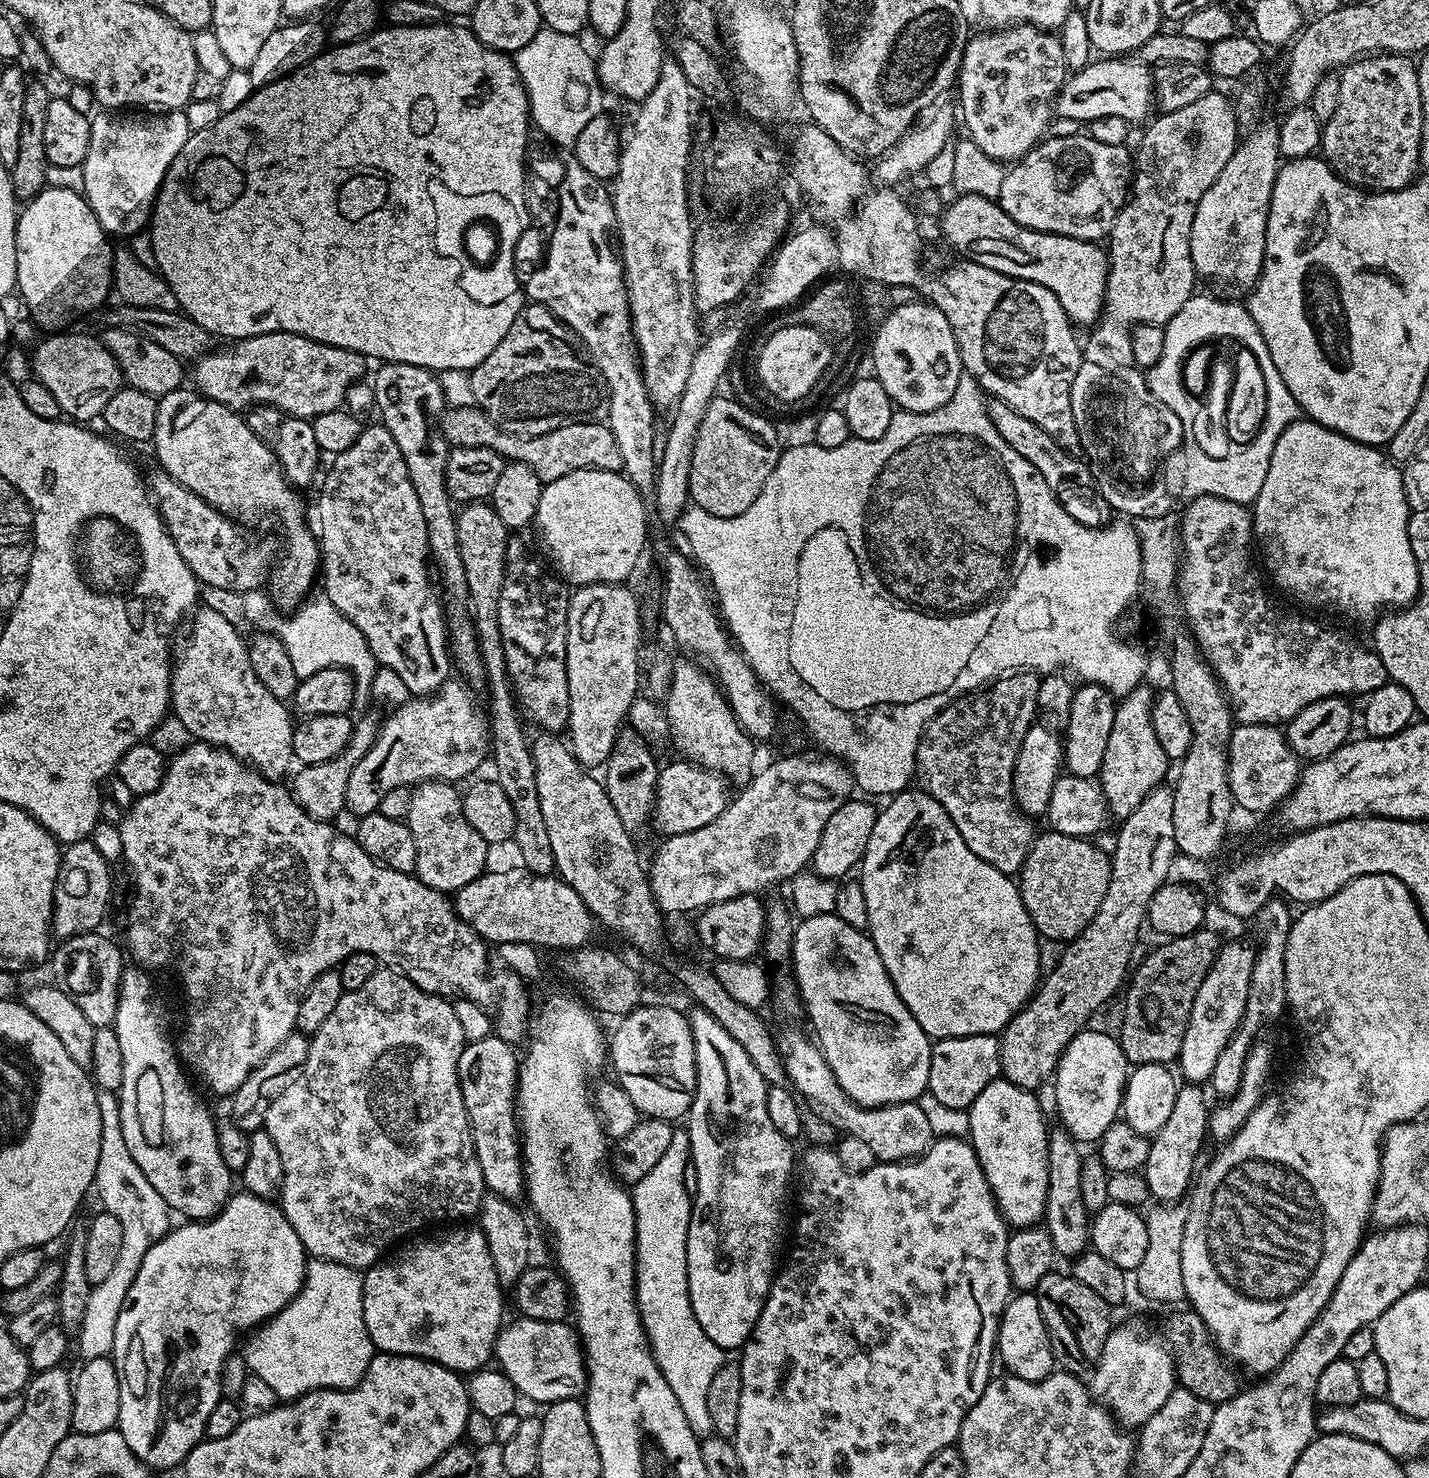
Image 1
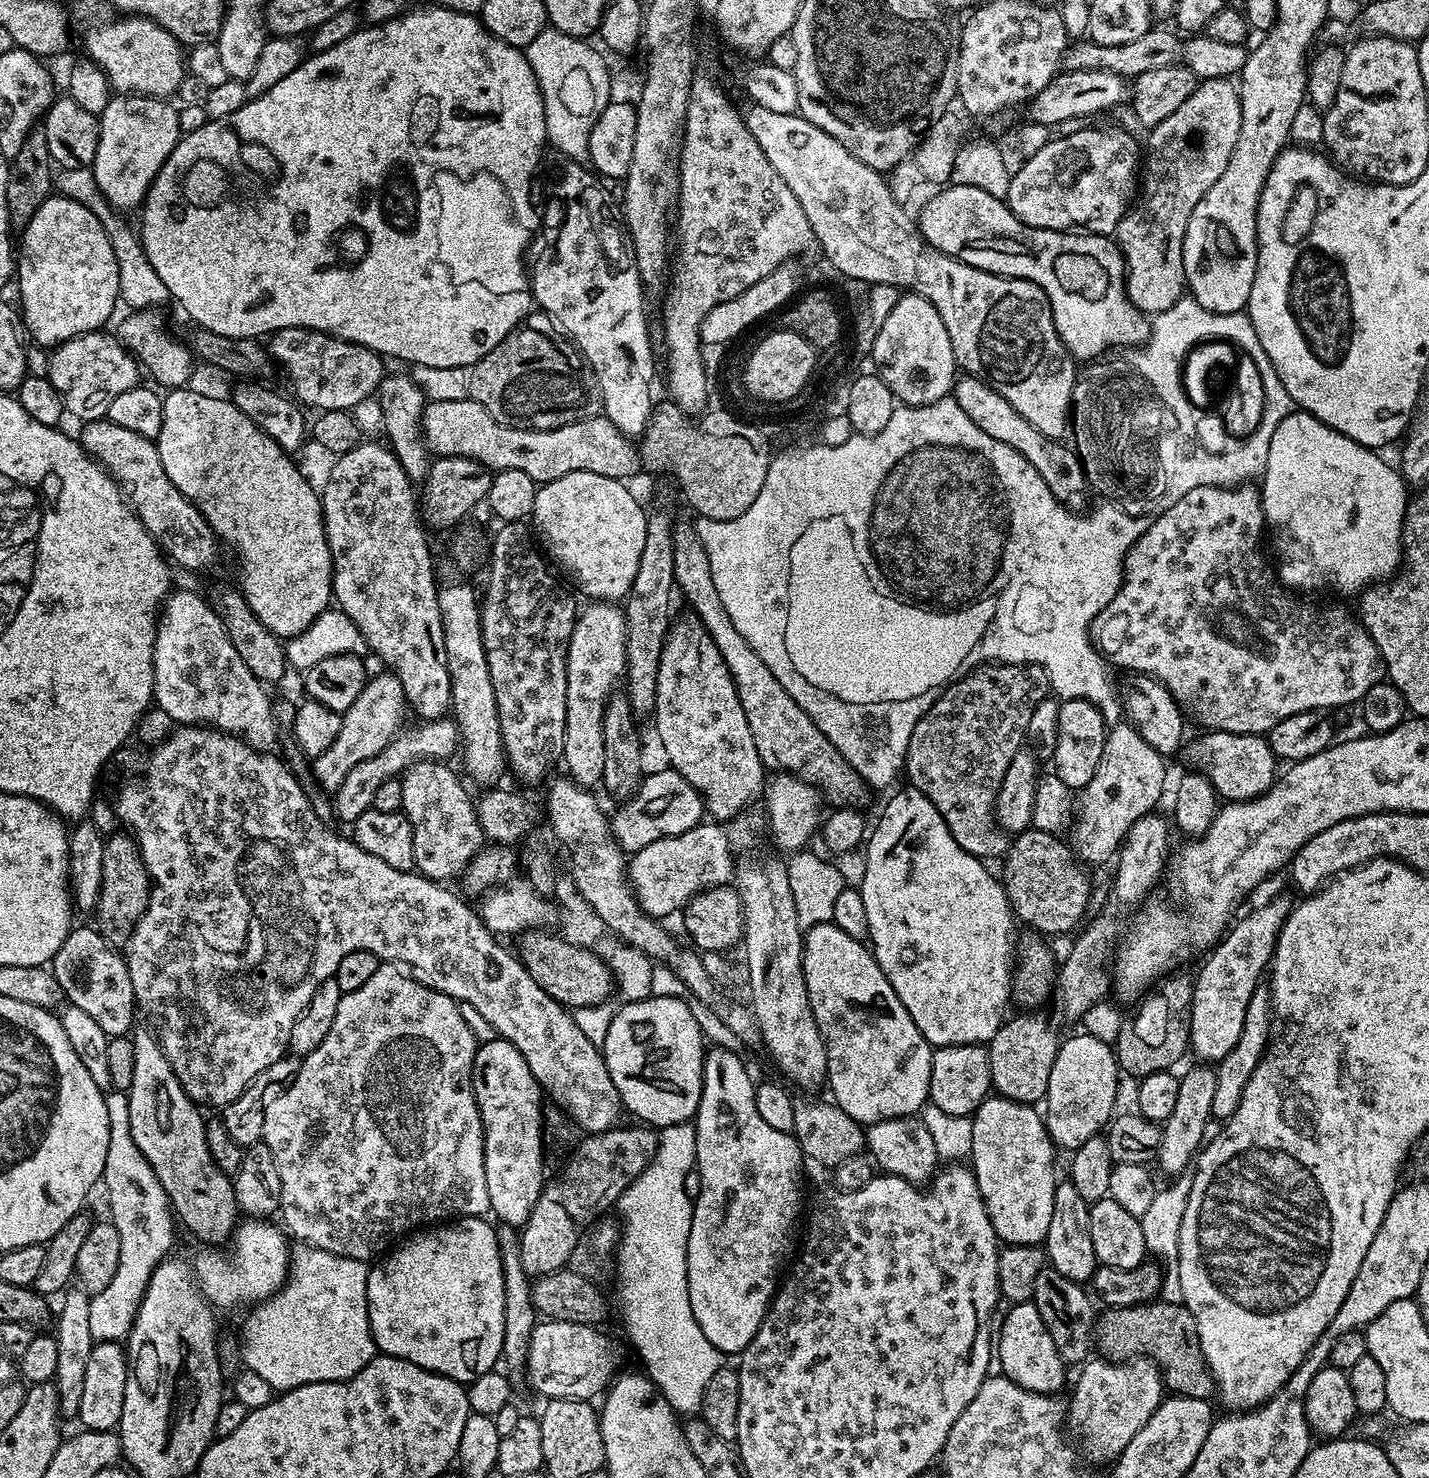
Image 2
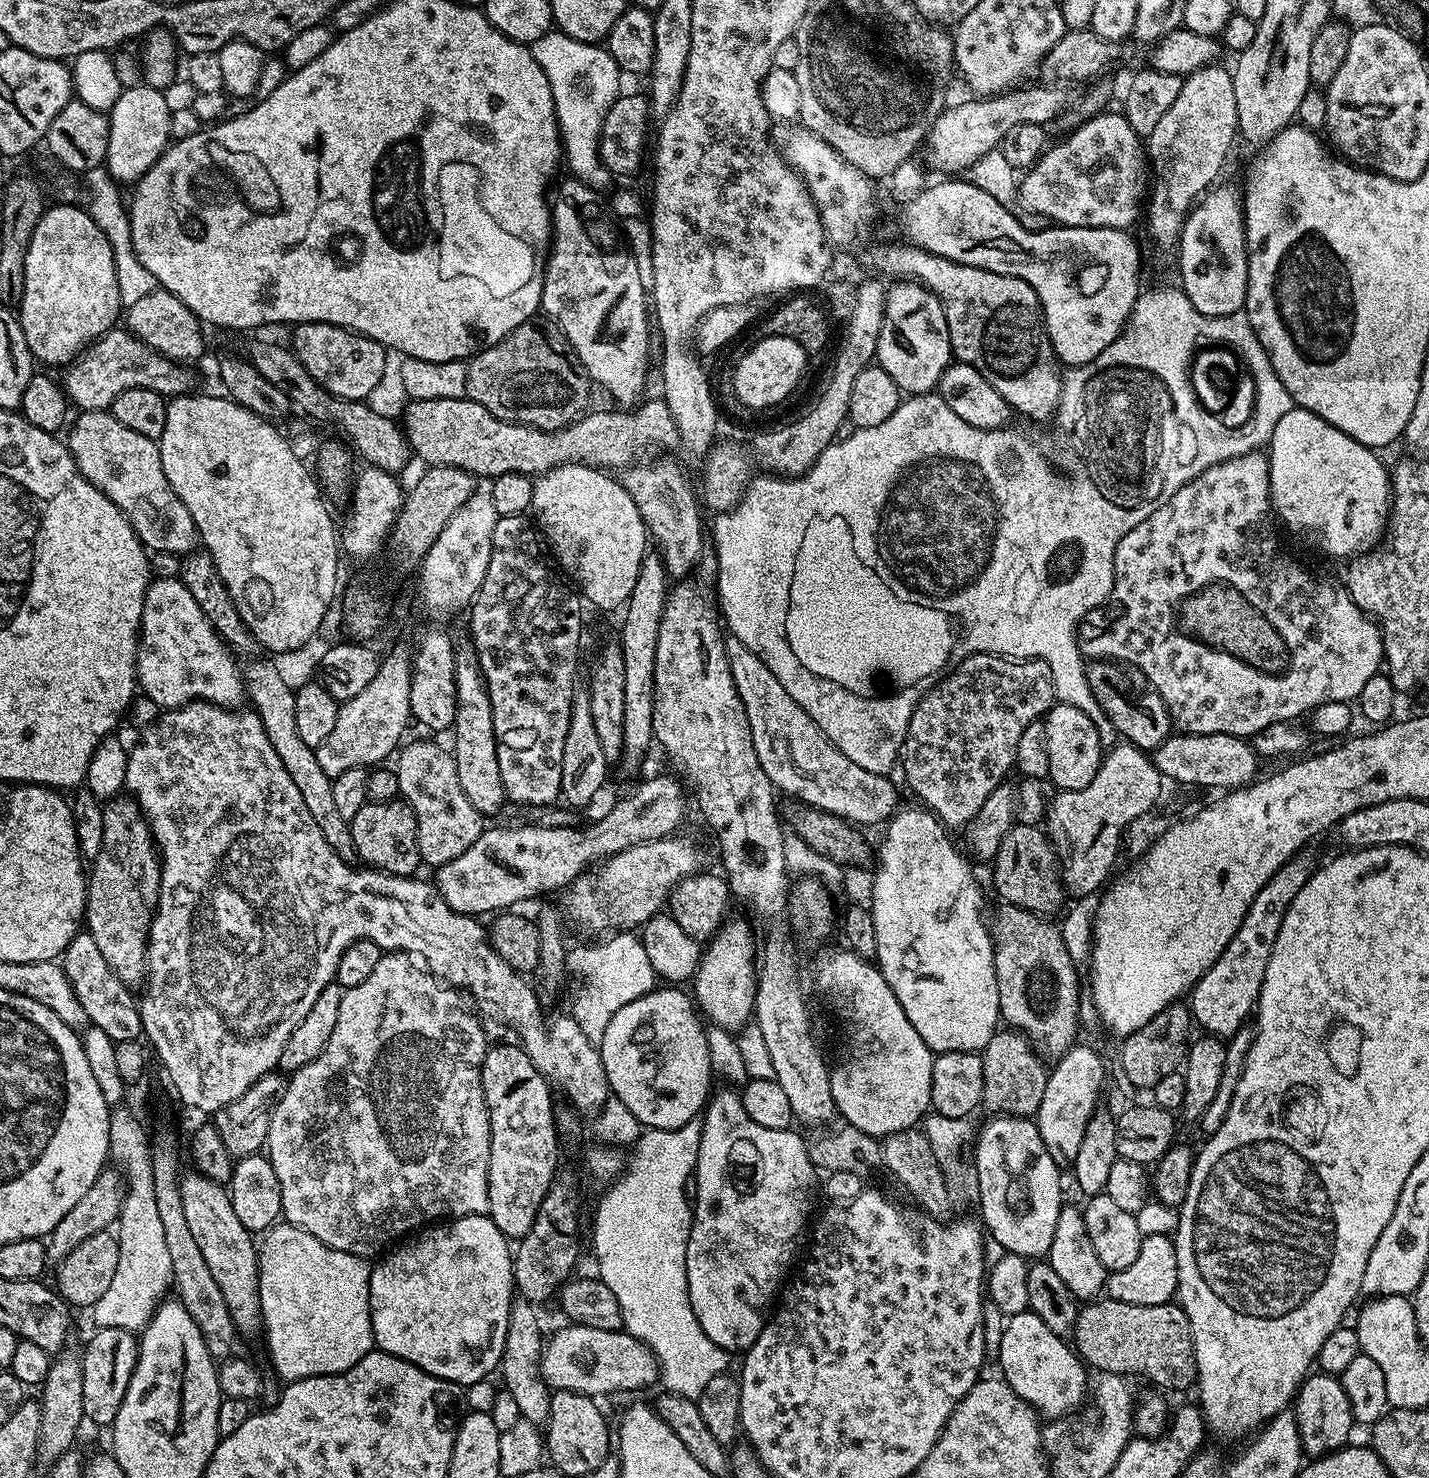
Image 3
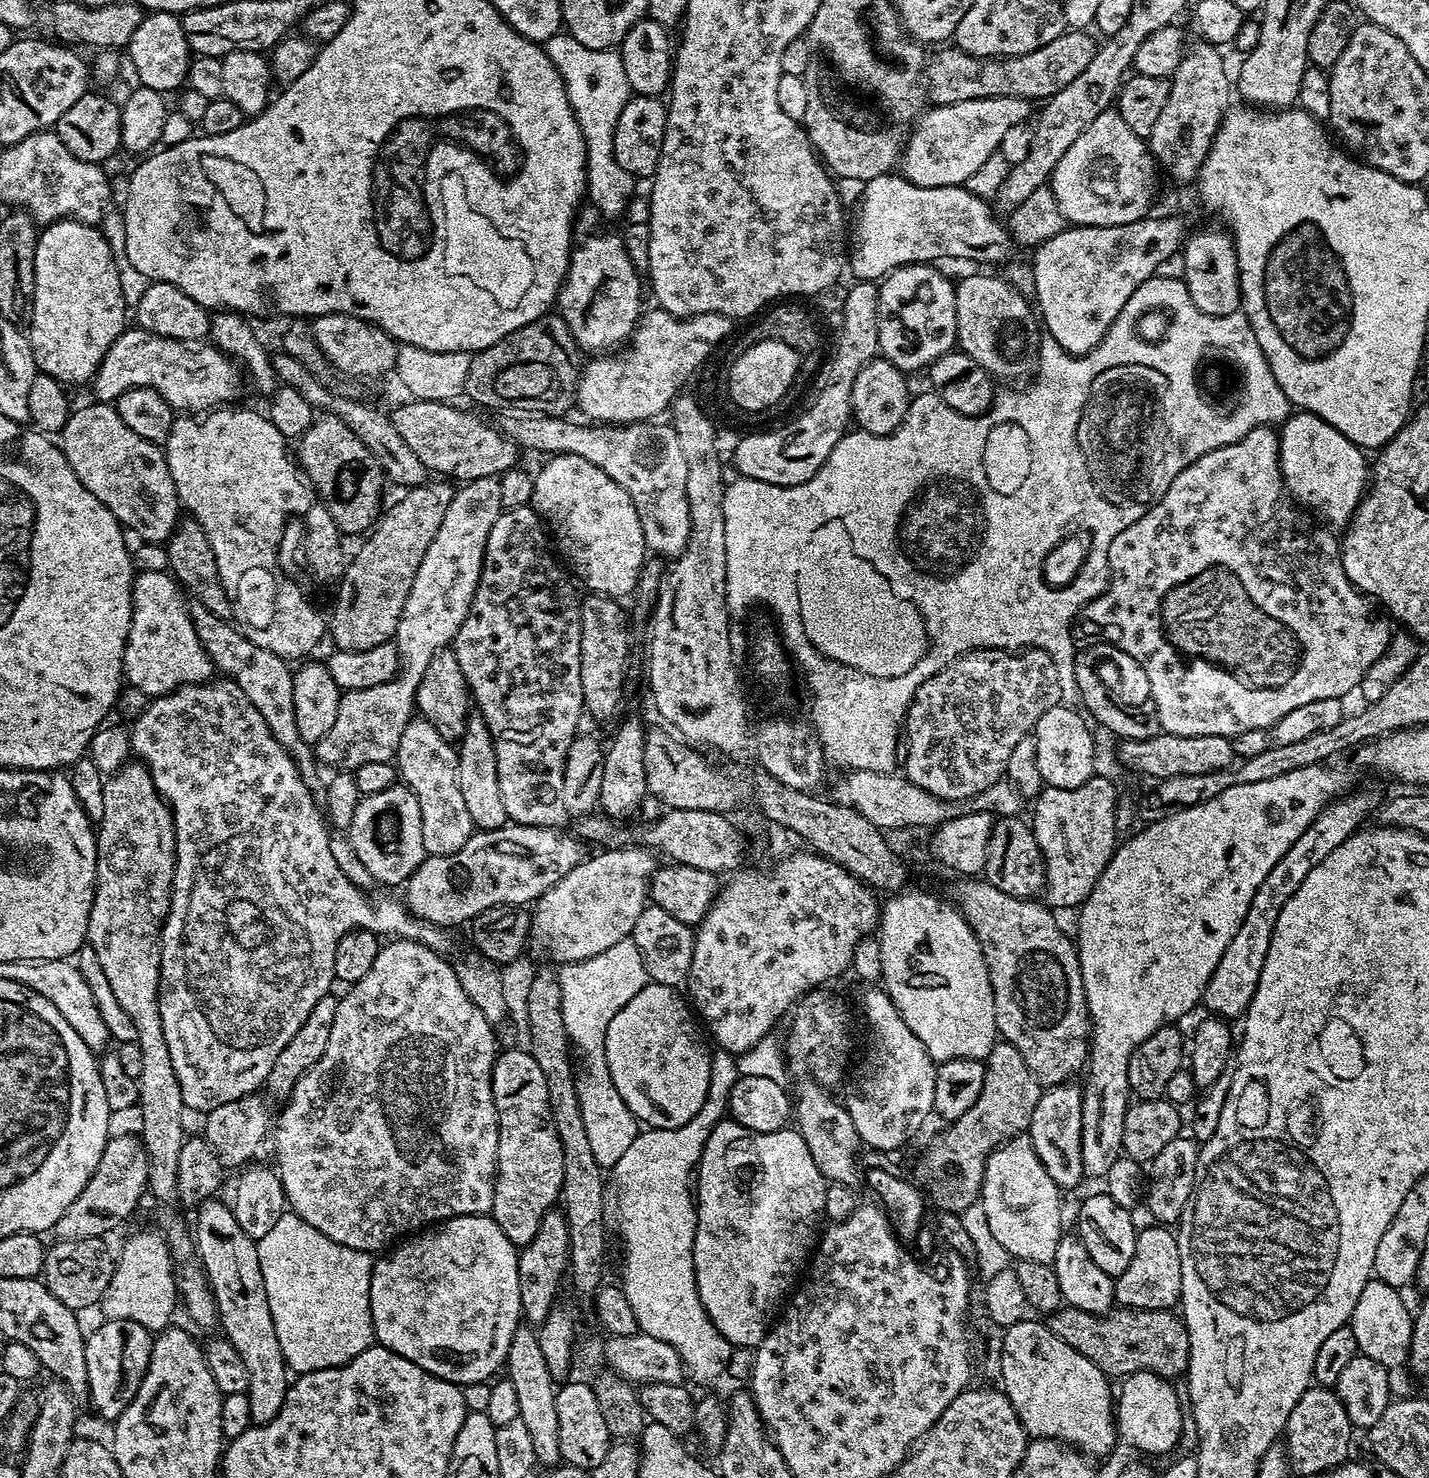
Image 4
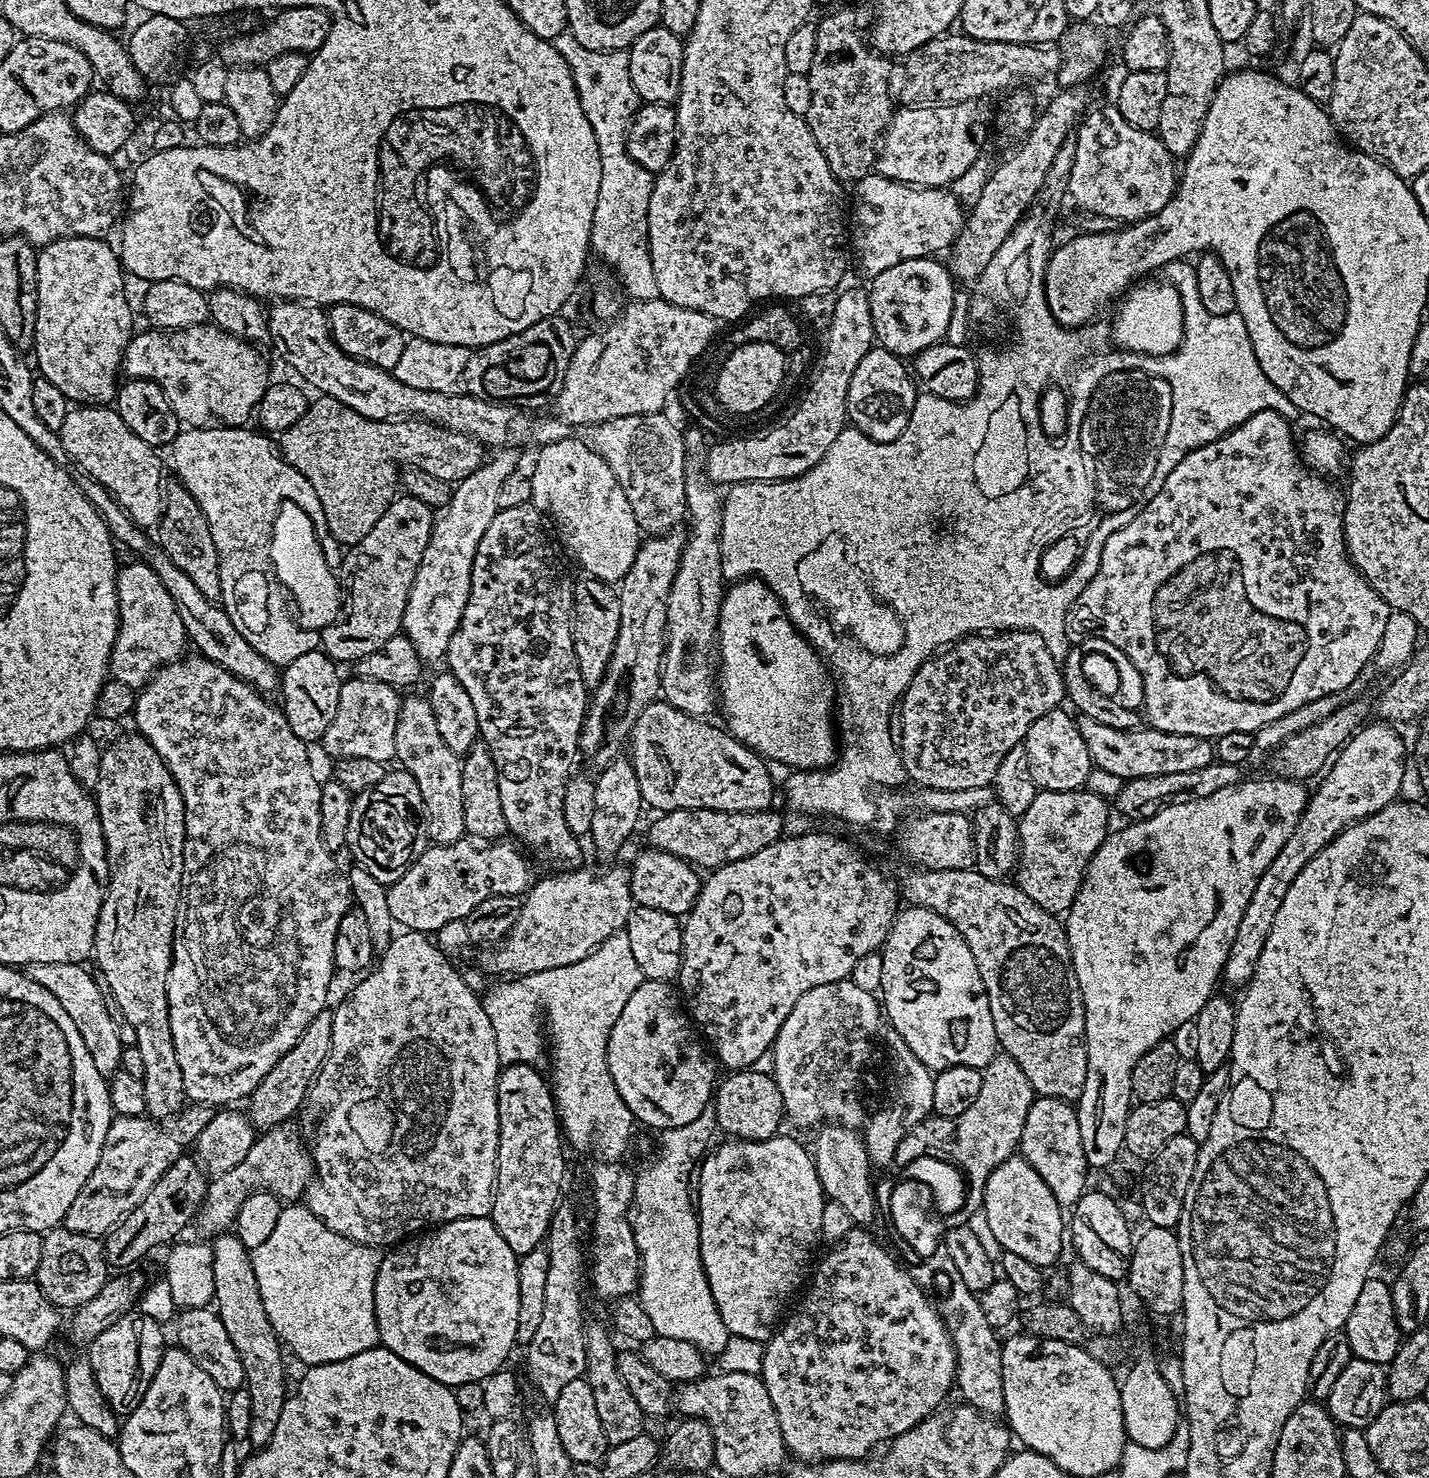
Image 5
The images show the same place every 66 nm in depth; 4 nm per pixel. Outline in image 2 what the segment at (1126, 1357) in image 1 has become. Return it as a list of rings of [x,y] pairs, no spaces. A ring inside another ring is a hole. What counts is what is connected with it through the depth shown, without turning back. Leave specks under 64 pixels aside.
[[[1138,1356],[1119,1362],[1092,1358],[1079,1372],[1072,1402],[1070,1400],[1066,1406],[1067,1431],[1080,1439],[1078,1448],[1081,1453],[1089,1452],[1096,1460],[1115,1461],[1122,1450],[1130,1446],[1130,1438],[1150,1422],[1150,1414],[1154,1414],[1161,1400],[1165,1399],[1166,1389],[1160,1379],[1160,1369],[1148,1357]]]

